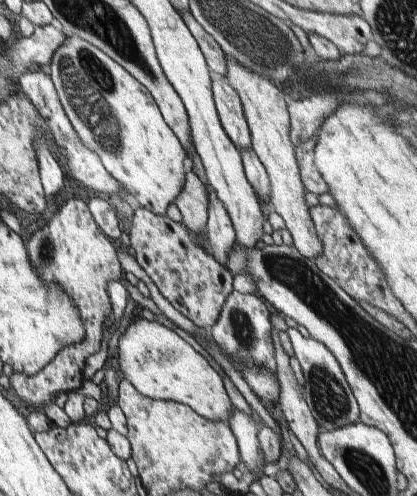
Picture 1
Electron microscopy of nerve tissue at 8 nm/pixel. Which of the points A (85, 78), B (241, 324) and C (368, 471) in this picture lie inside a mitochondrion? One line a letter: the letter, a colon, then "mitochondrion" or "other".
A: mitochondrion
B: mitochondrion
C: mitochondrion

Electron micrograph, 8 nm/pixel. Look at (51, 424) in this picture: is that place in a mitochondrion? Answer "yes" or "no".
no

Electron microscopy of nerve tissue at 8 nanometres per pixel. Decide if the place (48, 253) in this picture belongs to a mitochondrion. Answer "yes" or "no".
yes

